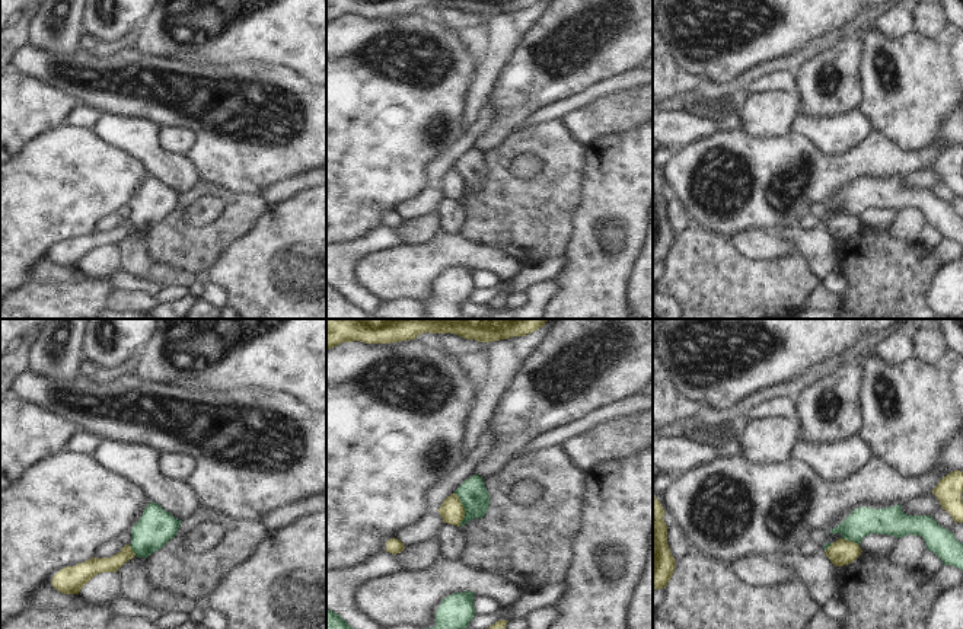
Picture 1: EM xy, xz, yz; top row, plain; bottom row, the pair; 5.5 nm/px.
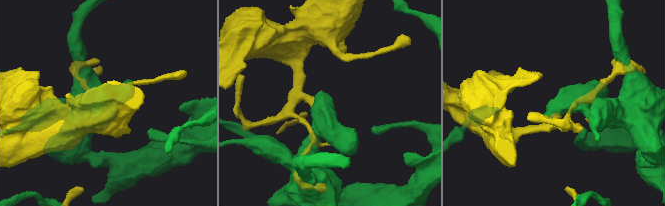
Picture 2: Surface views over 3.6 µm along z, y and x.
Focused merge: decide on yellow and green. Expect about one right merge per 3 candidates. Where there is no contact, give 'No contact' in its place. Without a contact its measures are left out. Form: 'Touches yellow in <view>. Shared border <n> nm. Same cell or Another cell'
Touches yellow in xz. Shared border 190 nm. Another cell.

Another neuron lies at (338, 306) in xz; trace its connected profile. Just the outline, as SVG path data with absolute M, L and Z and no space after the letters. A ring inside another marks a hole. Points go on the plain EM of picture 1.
M326 282L326 319L380 319L366 313L363 307L350 300L339 288Z

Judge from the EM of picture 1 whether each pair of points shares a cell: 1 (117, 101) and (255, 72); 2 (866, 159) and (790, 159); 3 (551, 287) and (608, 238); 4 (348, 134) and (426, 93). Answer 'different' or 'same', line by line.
1: same
2: same
3: different
4: same

